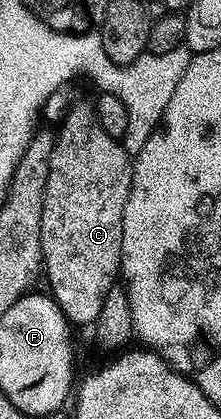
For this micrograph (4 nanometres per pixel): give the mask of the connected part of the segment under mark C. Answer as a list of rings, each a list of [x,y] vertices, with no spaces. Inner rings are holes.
[[[94,105],[74,106],[62,115],[55,134],[49,180],[43,189],[41,248],[49,293],[68,323],[78,327],[98,323],[101,304],[121,274],[123,213],[131,191],[133,158],[120,139],[101,128]]]

